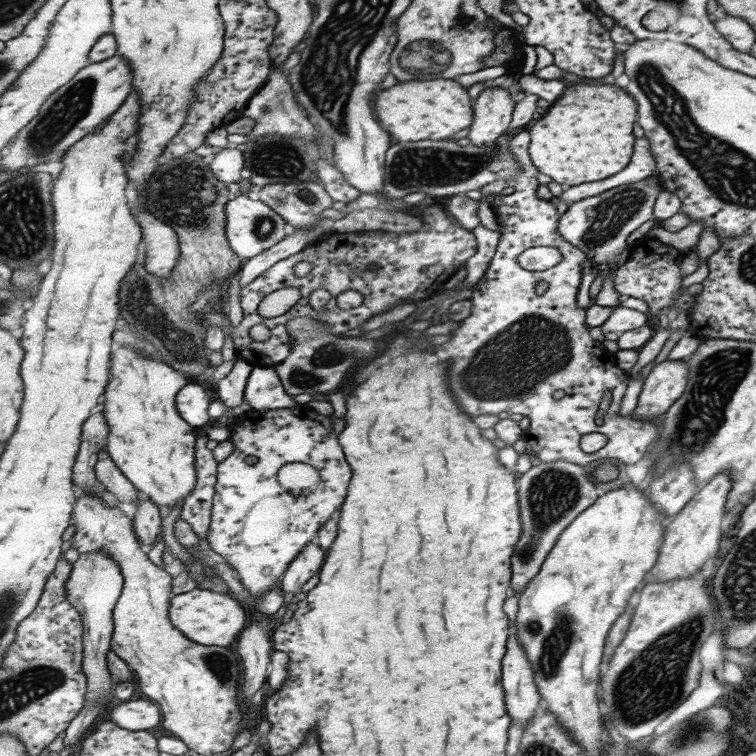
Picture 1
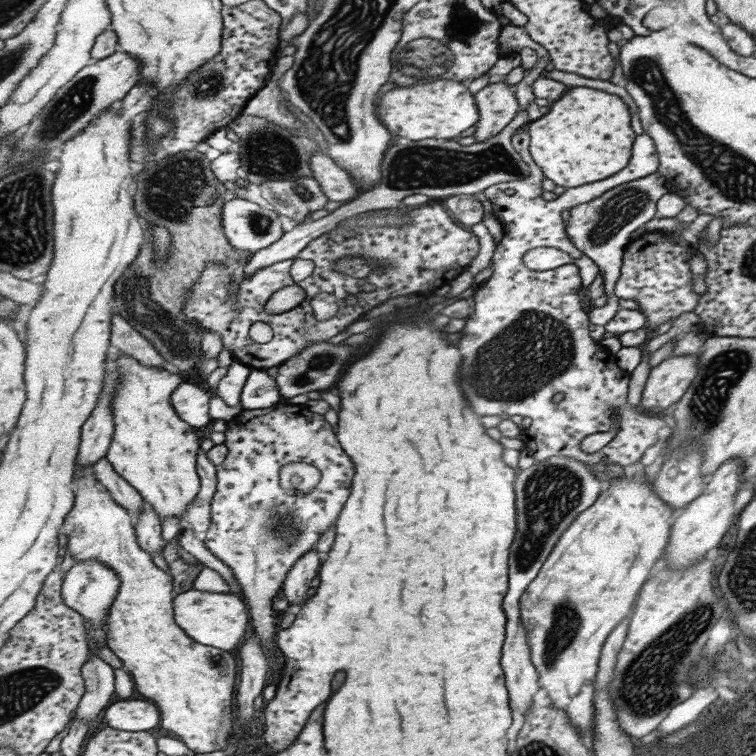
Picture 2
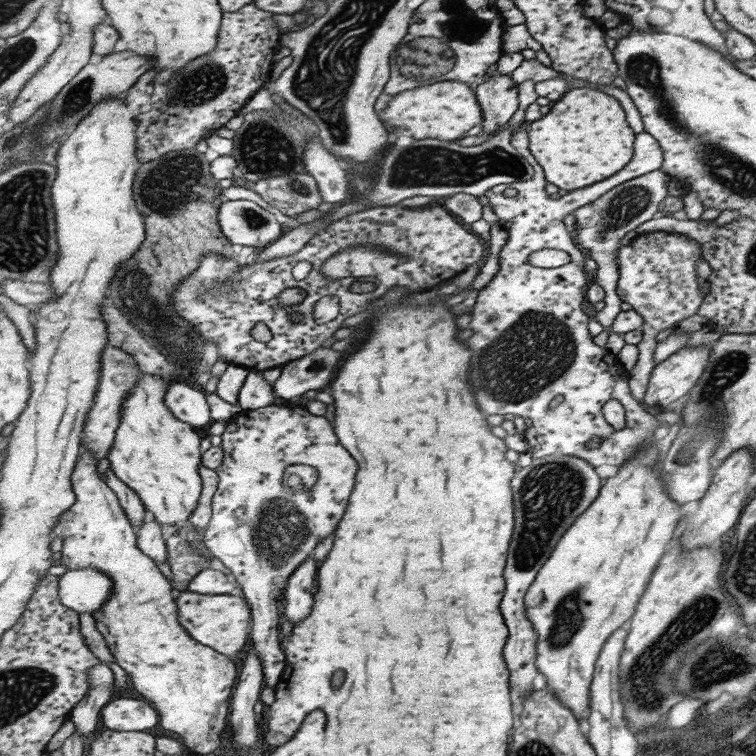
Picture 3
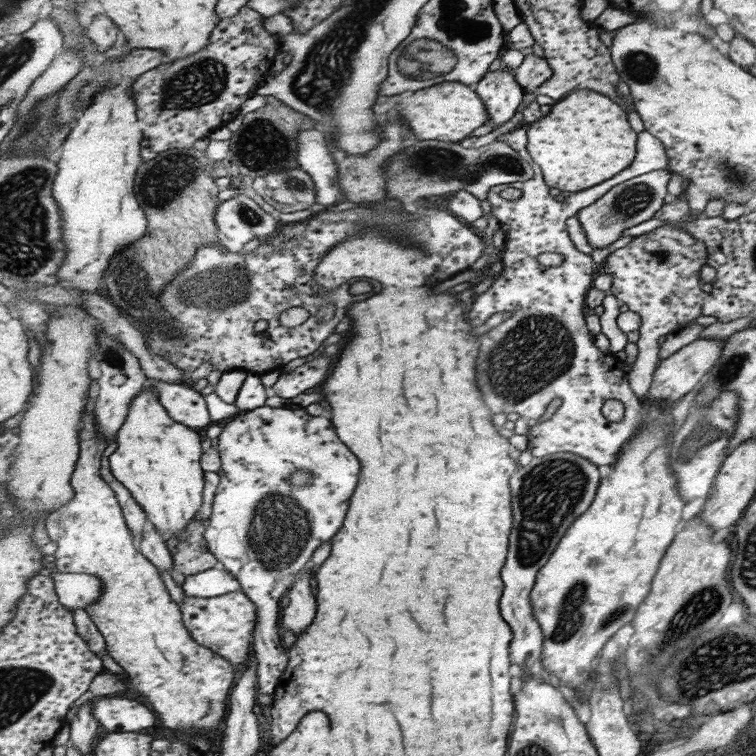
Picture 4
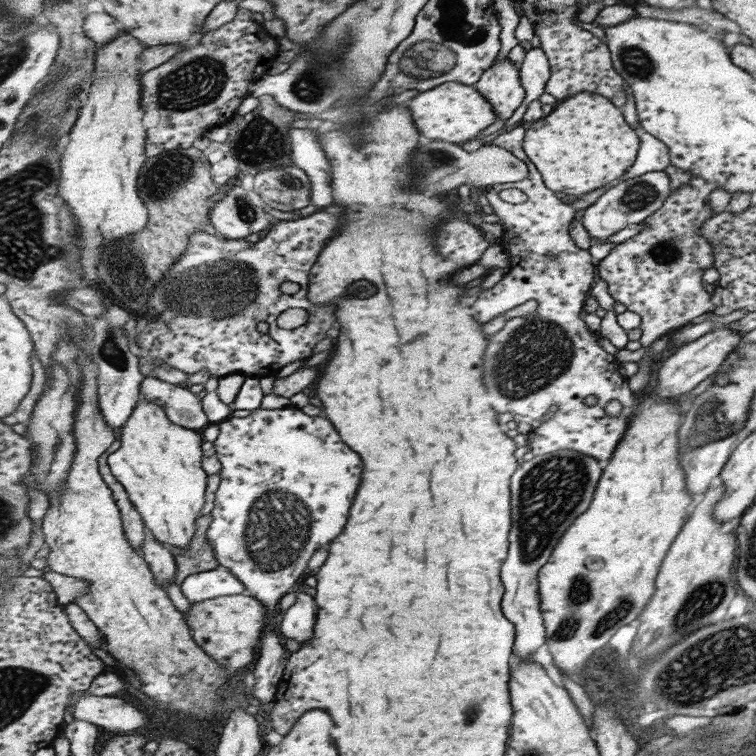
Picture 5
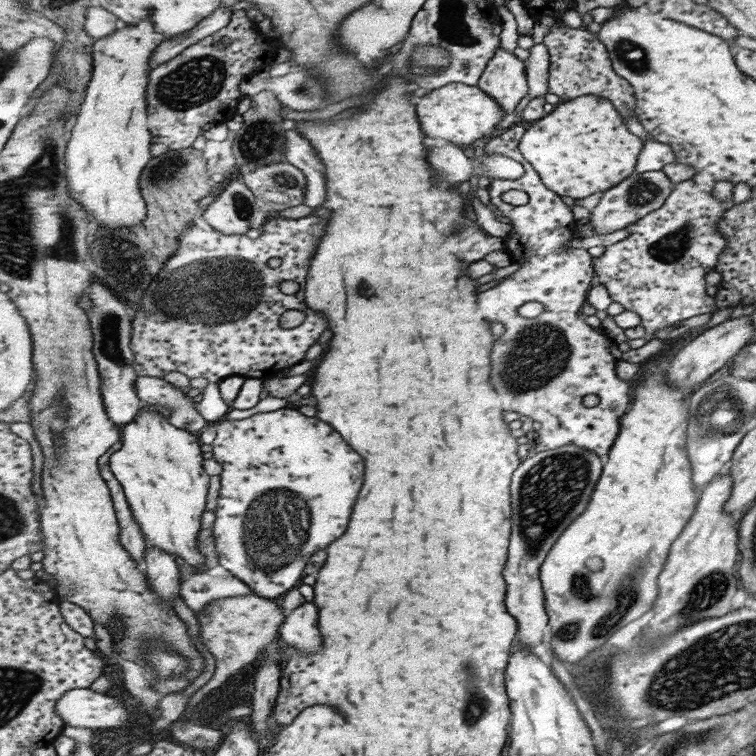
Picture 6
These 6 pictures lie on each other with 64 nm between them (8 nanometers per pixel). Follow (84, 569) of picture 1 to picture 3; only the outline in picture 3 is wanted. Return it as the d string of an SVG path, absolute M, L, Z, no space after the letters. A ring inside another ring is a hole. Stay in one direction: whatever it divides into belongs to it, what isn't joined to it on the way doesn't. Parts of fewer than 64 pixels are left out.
M95 568L67 570L60 578L61 602L79 614L99 613L115 589L112 577ZM108 663L93 666L90 692L77 703L70 720L75 724L75 731L83 737L97 730L101 712L113 700L115 694L115 676Z

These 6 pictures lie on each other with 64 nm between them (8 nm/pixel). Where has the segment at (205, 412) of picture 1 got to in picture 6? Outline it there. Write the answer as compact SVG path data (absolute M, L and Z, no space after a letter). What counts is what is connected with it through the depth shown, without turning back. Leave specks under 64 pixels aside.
M140 376L137 378L136 389L143 403L171 408L173 426L197 434L212 425L197 409L197 402L187 396L186 390L173 386L164 378Z

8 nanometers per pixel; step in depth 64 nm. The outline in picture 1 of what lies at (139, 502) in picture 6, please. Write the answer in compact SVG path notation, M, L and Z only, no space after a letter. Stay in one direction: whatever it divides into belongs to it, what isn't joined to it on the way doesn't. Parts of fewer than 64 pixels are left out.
M116 346L111 360L111 382L102 398L103 412L109 422L108 451L111 459L119 465L125 476L136 488L153 499L164 514L175 505L185 502L197 489L196 452L198 436L195 427L191 426L177 408L177 394L189 384L183 376L167 361L160 357L144 356L133 347Z

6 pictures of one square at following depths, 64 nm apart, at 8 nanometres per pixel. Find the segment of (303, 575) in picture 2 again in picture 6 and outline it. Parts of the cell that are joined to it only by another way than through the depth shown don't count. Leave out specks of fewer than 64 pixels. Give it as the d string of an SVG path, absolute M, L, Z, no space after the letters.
M305 602L303 606L299 606L297 610L288 612L285 623L281 625L281 640L284 645L291 645L298 650L298 654L304 655L305 652L315 652L321 648L323 640L321 640L321 632L319 632L319 608L313 602Z

